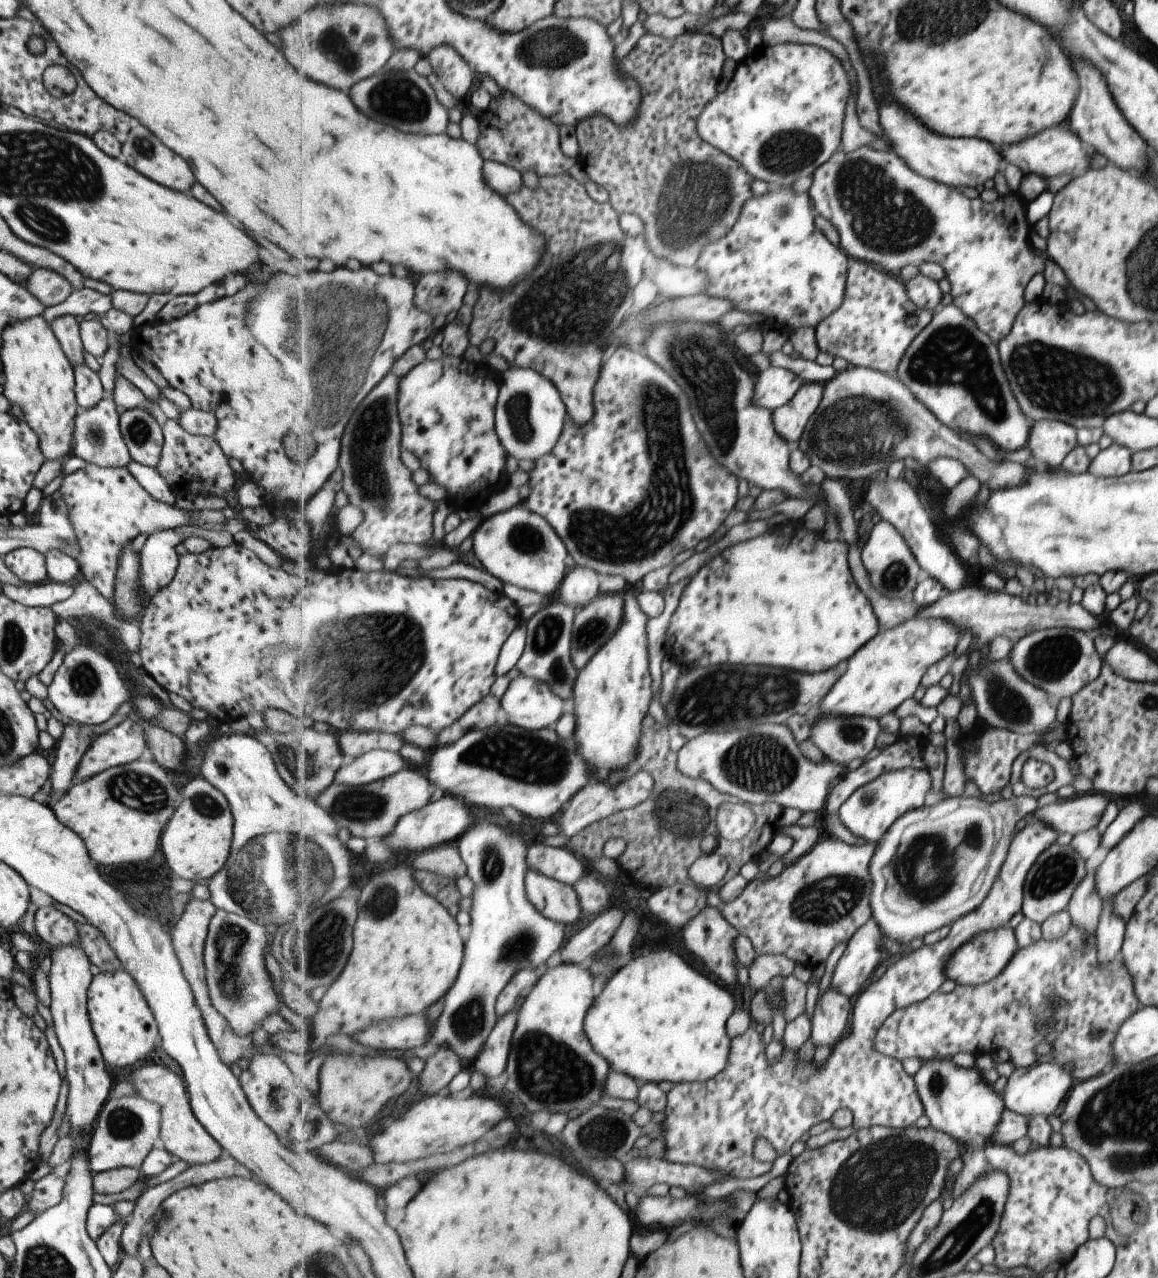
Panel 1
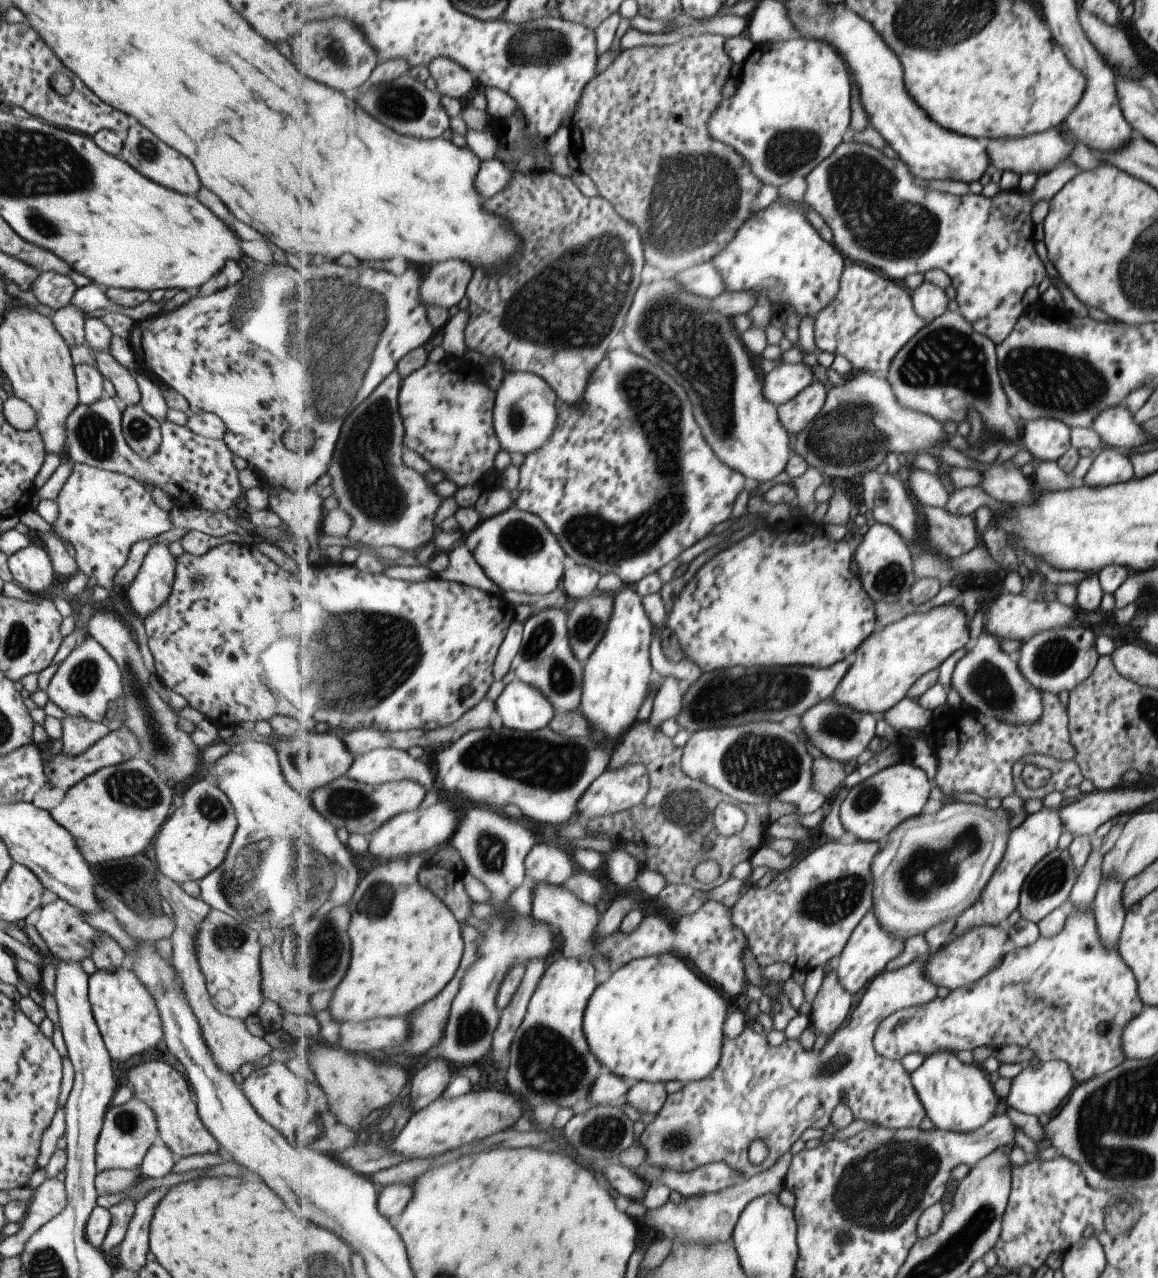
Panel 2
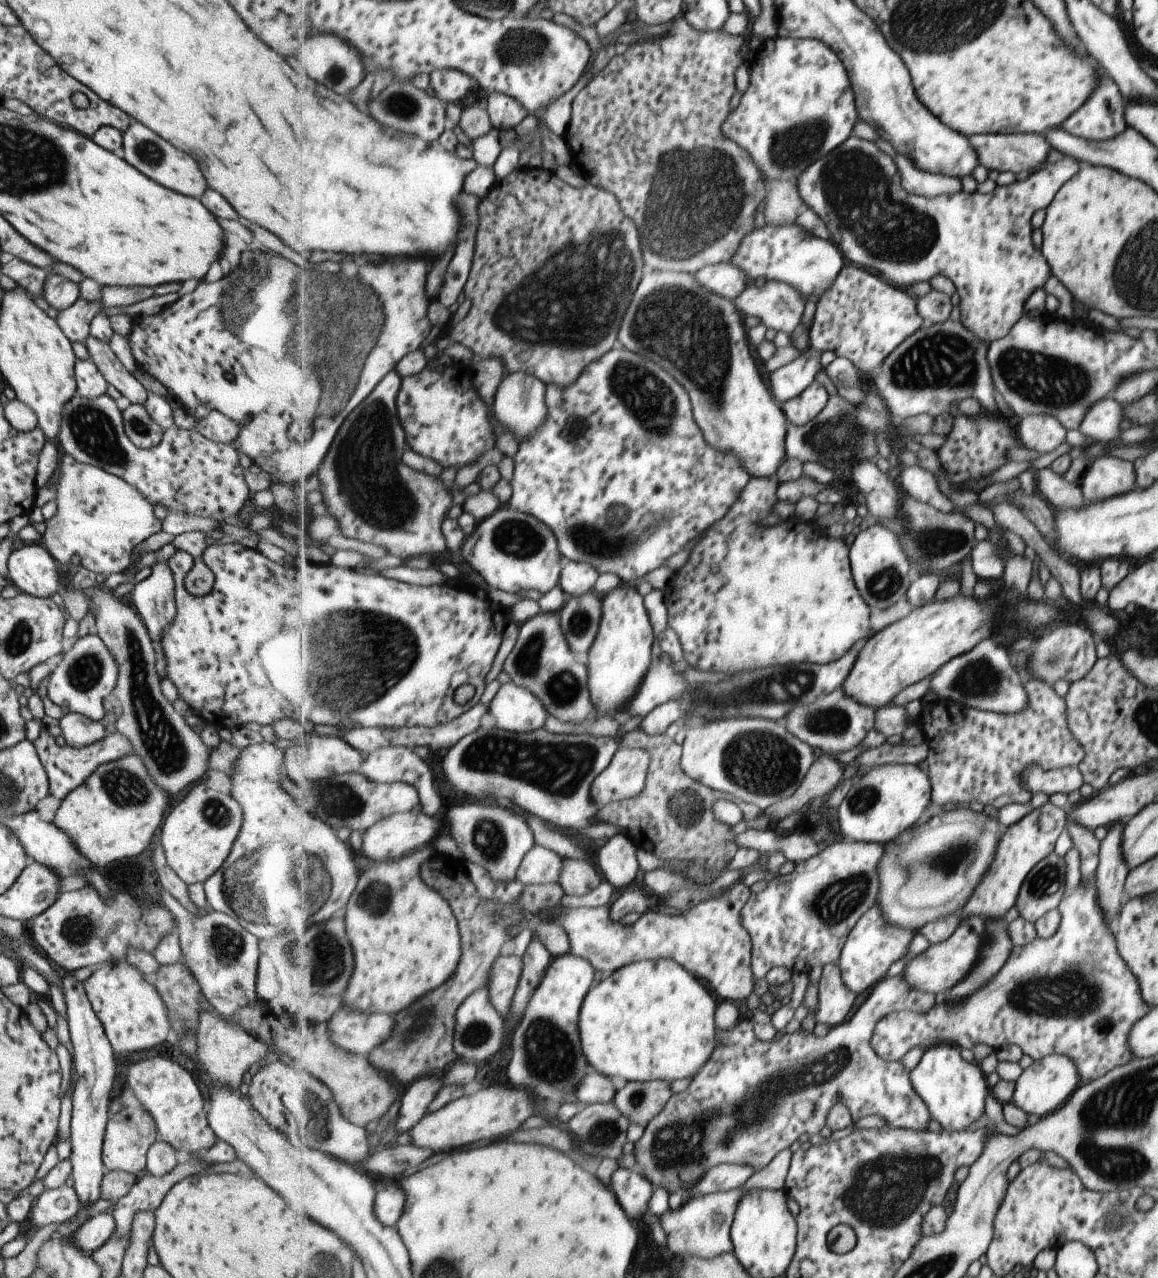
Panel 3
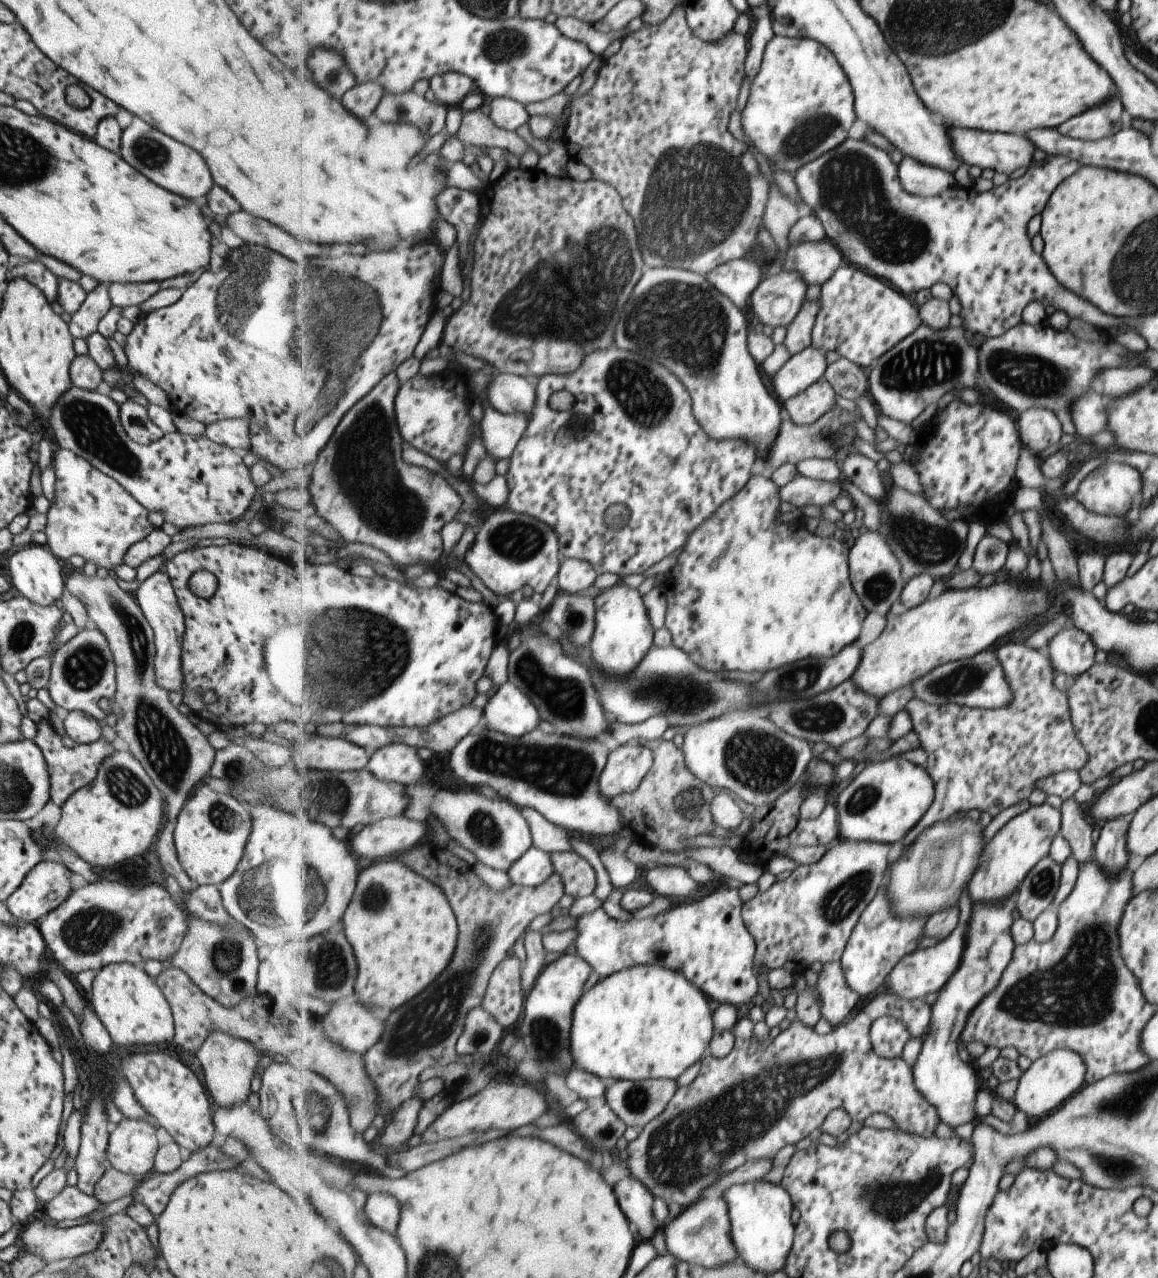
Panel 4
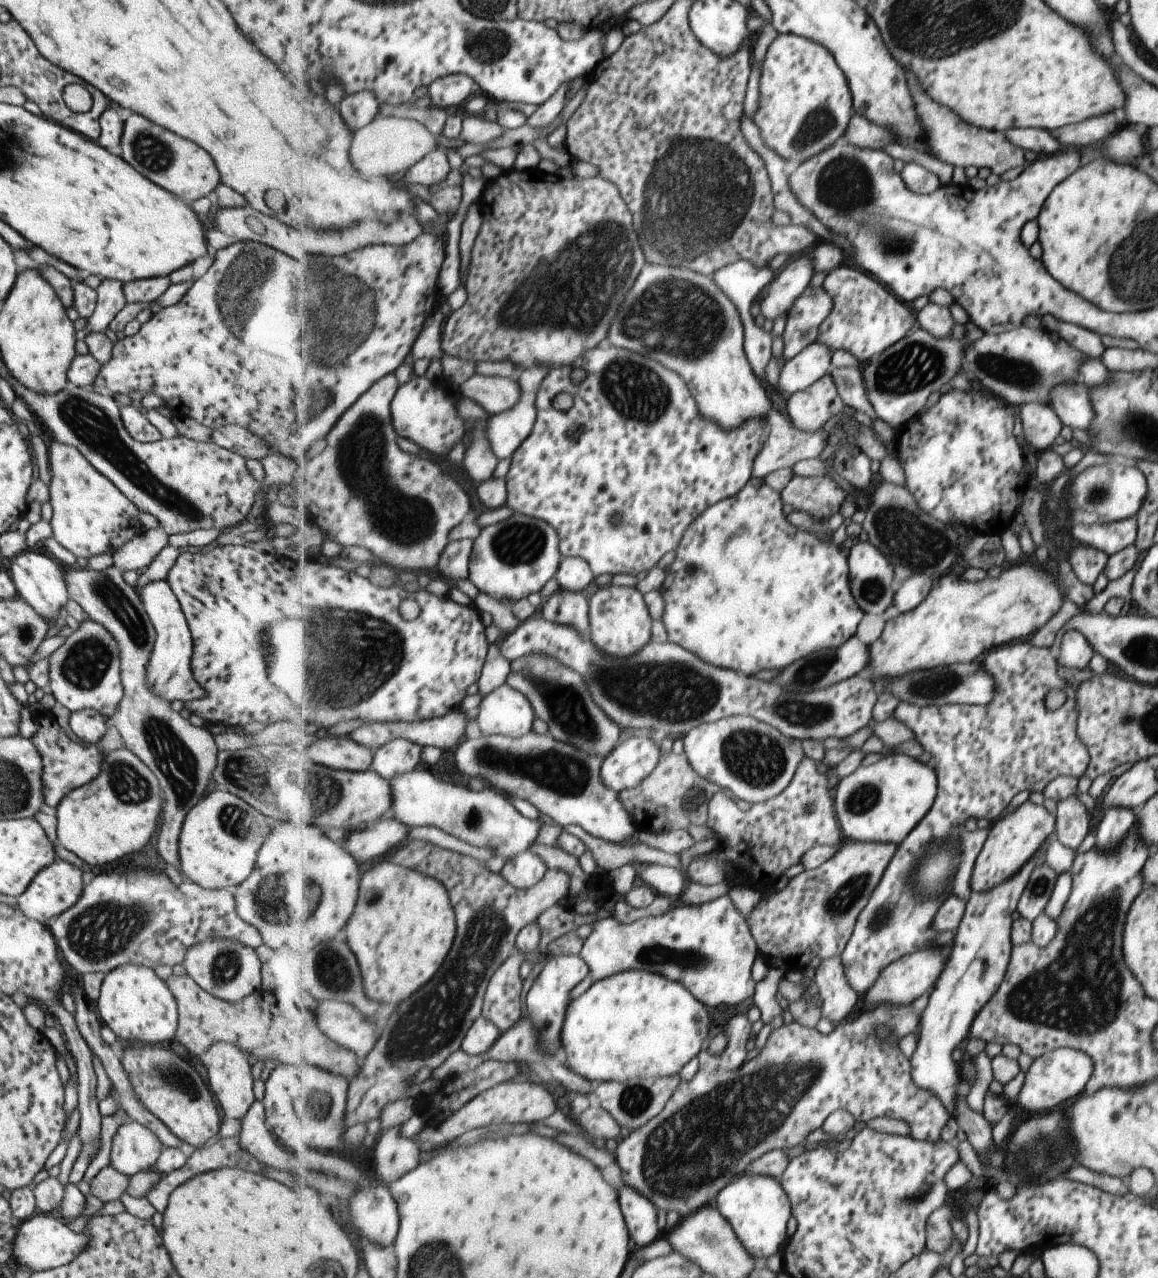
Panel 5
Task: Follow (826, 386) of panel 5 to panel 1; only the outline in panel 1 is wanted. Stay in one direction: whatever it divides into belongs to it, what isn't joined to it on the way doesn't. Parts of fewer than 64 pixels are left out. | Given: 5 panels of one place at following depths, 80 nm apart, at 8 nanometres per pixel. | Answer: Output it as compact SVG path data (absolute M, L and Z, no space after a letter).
M807 383L791 399L774 412L776 429L792 447L797 445L808 428L812 416L819 410L824 400L824 383Z

